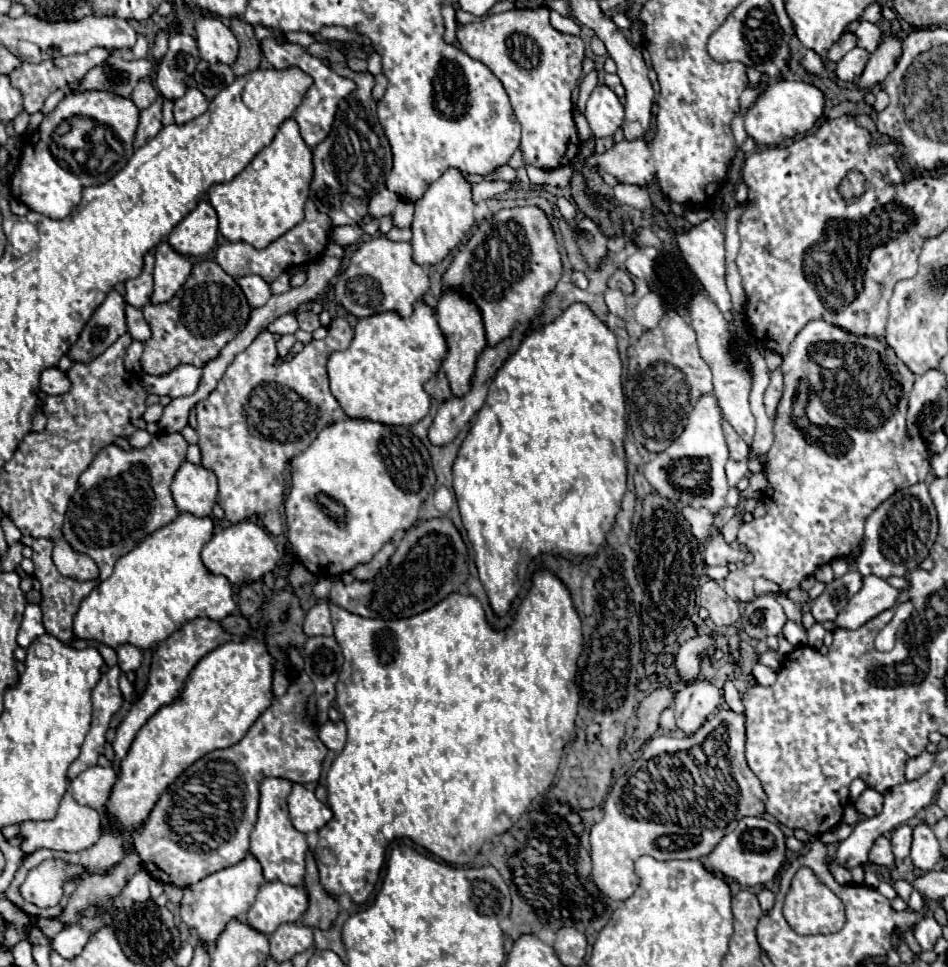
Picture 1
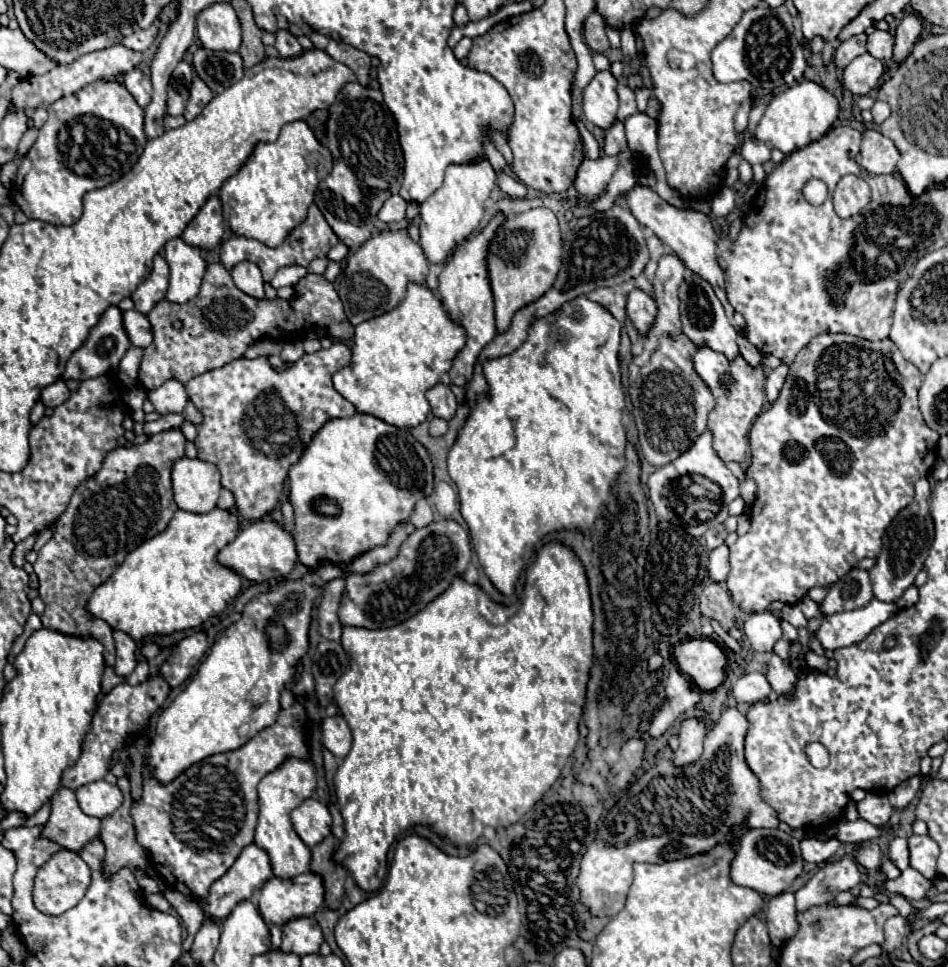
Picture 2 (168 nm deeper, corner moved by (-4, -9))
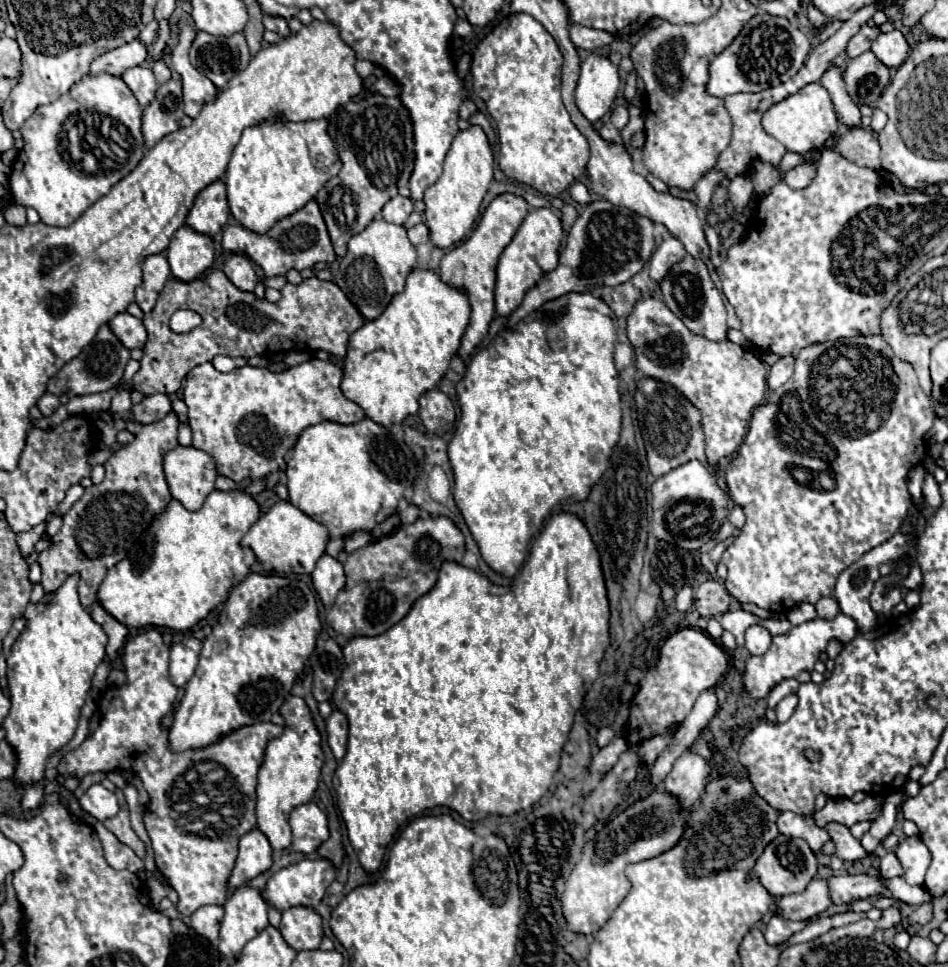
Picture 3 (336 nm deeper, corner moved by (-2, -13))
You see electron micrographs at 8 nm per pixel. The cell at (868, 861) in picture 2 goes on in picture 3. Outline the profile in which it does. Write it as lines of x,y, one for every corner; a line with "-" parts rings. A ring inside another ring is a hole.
827,823
823,829
829,833
829,837
831,837
833,845
835,845
835,855
839,859
843,859
843,861
859,861
859,859
867,857
867,851
851,835
849,827
845,827
841,823

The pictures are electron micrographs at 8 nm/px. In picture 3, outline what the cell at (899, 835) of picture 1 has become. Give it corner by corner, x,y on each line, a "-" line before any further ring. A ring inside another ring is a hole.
885,853
885,857
881,859
879,863
879,873
885,877
885,879
893,879
893,877
899,877
903,875
901,871
901,863
897,863
897,855
895,853

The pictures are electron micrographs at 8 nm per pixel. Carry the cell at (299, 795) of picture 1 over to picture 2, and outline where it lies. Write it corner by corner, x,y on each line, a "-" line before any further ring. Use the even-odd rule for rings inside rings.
305,799
291,811
291,821
297,835
311,849
331,835
331,815
327,807
315,799

